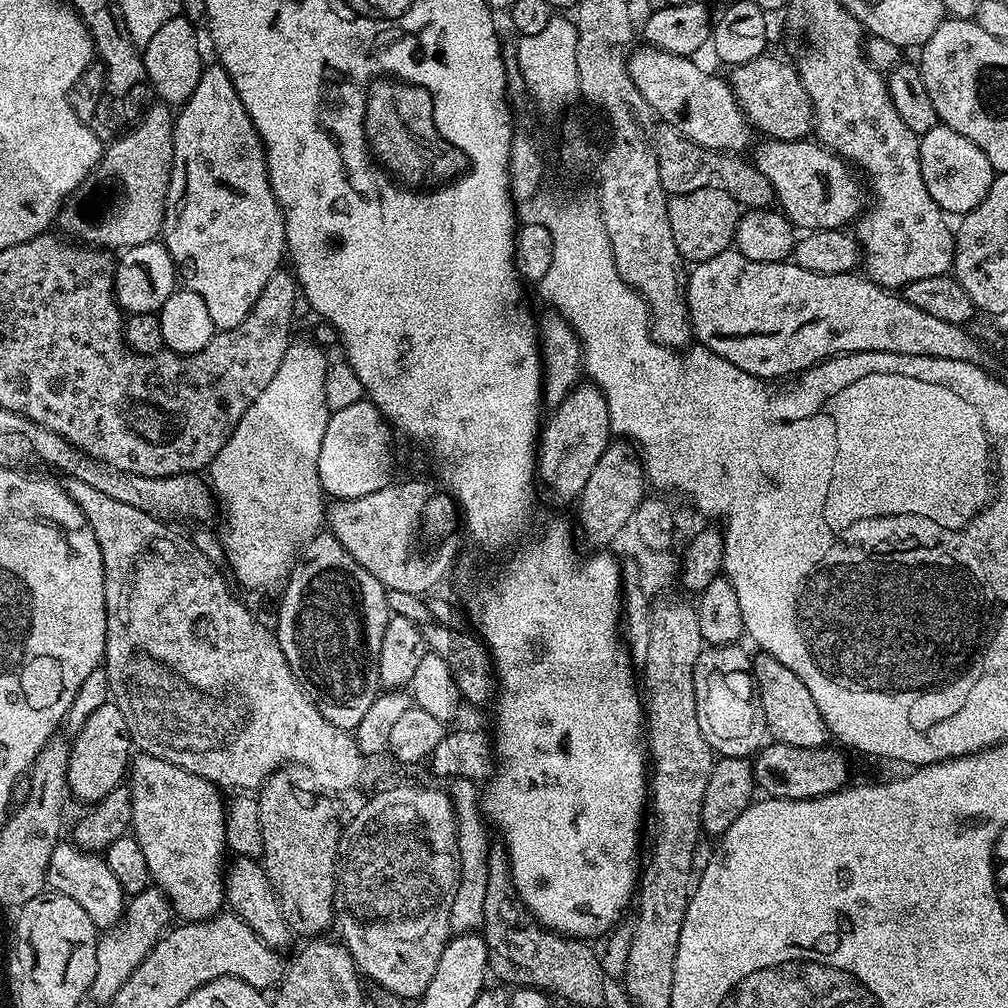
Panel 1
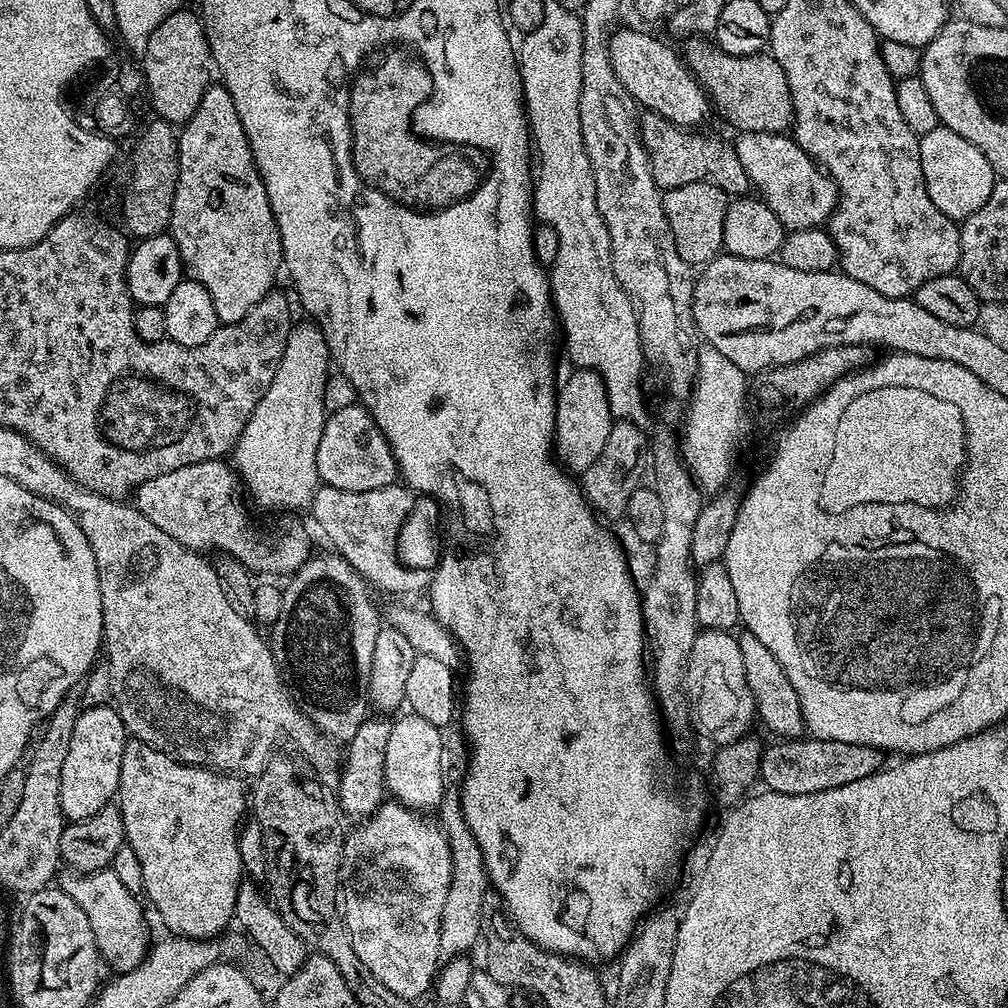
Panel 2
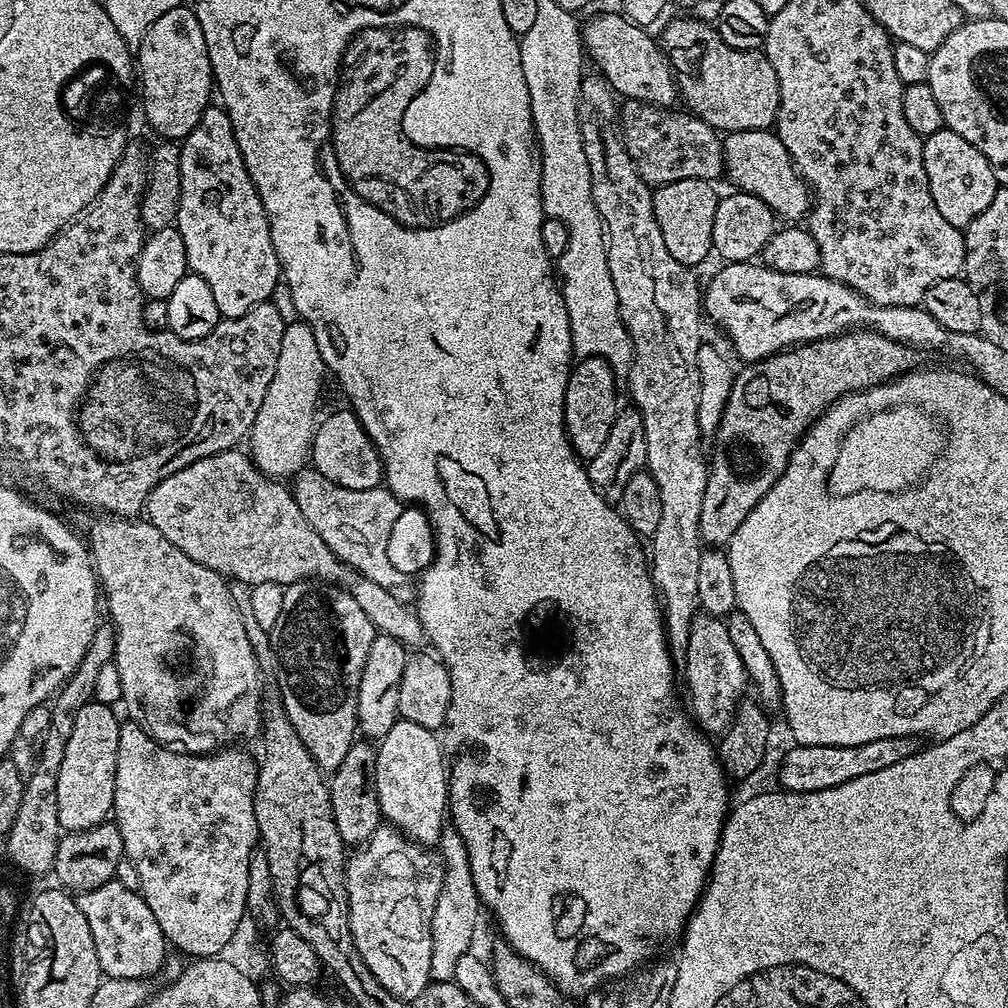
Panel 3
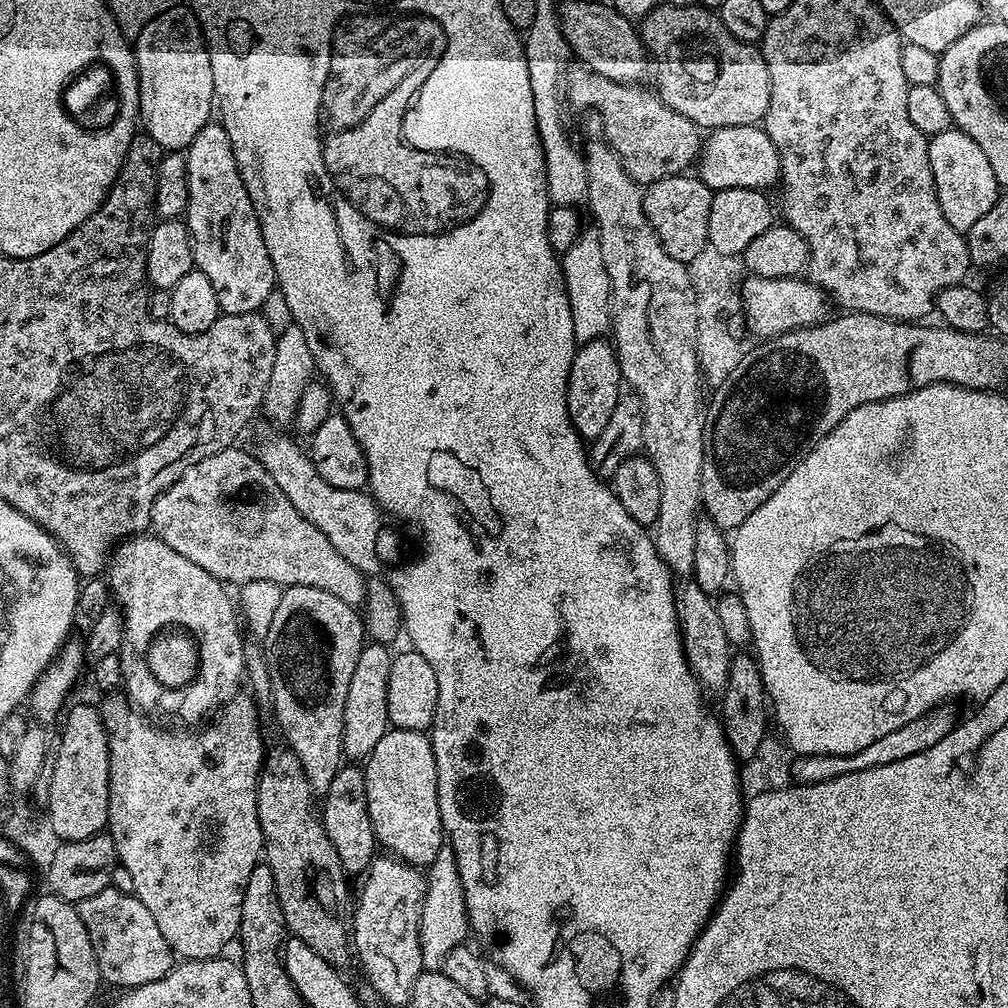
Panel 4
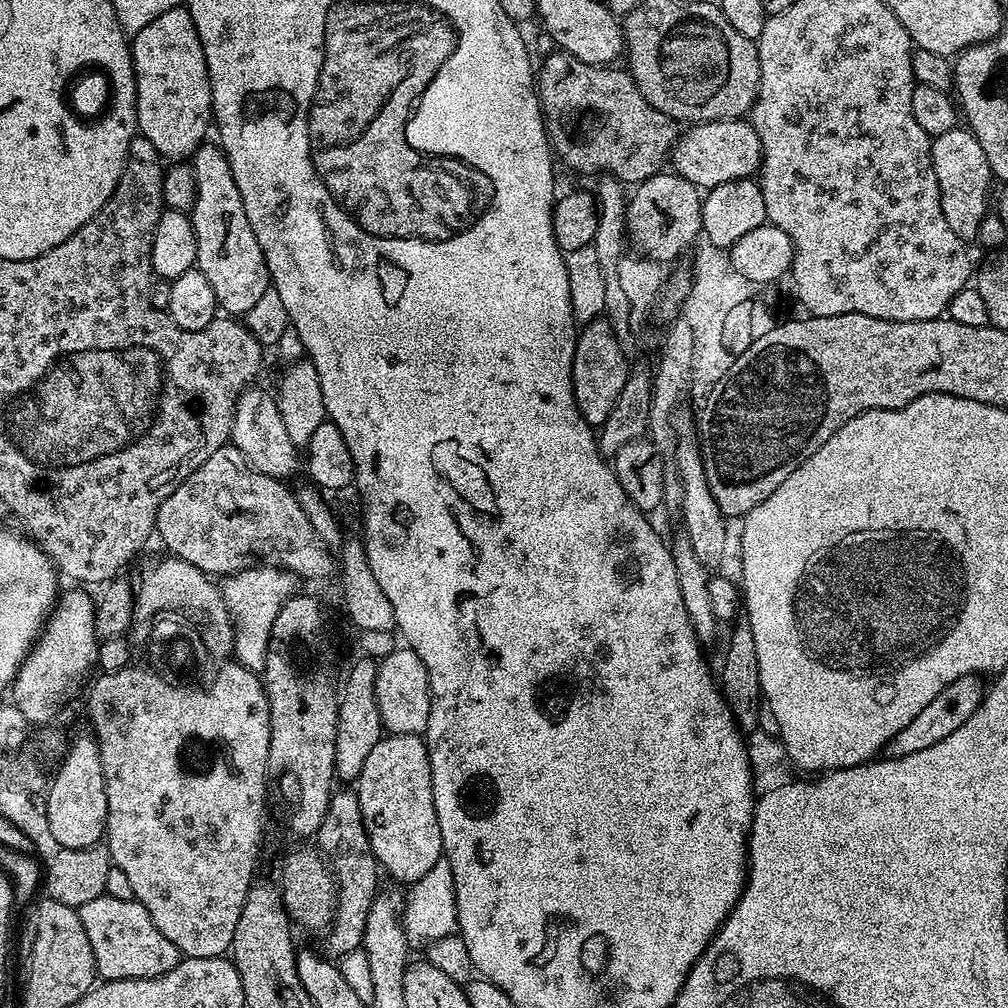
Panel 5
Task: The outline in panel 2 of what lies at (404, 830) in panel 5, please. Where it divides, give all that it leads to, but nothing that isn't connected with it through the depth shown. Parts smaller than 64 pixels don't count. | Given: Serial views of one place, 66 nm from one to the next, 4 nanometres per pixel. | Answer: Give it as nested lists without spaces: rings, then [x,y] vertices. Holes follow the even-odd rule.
[[[405,714],[401,720],[392,720],[390,738],[386,742],[384,786],[397,804],[406,804],[417,810],[436,810],[446,787],[444,780],[444,735],[434,722]]]

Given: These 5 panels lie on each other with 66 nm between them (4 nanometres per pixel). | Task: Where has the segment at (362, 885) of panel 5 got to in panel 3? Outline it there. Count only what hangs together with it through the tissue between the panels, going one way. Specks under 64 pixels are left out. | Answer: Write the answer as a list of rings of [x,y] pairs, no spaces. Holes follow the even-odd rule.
[[[372,742],[352,744],[350,750],[346,750],[346,758],[342,758],[342,762],[330,776],[328,793],[334,814],[334,826],[338,826],[338,834],[348,846],[364,844],[382,824],[376,793],[376,749],[377,745]]]

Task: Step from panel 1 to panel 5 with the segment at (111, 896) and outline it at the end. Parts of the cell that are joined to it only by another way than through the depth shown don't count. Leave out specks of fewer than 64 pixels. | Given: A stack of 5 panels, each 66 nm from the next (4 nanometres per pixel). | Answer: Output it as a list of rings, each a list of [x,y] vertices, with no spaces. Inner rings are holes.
[[[105,894],[94,898],[94,902],[86,902],[86,906],[78,911],[82,918],[82,927],[86,930],[86,938],[90,938],[90,950],[94,950],[96,974],[101,981],[158,978],[180,964],[182,957],[174,942],[170,942],[170,938],[166,938],[166,934],[162,934],[162,930],[154,926],[150,914],[146,914],[146,906],[142,906],[135,898],[123,900],[110,898]]]

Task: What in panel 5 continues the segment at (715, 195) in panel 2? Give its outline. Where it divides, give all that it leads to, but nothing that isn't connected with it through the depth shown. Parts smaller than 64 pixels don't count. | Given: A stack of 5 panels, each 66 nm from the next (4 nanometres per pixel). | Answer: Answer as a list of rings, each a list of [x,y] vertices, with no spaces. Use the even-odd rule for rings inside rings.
[[[662,170],[635,185],[628,200],[628,239],[649,260],[665,262],[693,247],[702,236],[701,189],[674,170]]]

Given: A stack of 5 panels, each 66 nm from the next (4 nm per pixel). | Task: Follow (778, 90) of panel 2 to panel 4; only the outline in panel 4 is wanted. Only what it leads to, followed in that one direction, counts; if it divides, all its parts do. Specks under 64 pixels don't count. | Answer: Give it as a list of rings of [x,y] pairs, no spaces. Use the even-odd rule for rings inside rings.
[[[671,2],[661,3],[660,7],[649,12],[647,16],[639,21],[638,31],[641,40],[644,41],[644,47],[651,59],[654,61],[654,80],[656,76],[656,85],[654,91],[670,110],[678,110],[682,118],[690,118],[702,130],[711,130],[713,128],[725,128],[726,126],[746,126],[747,124],[760,124],[766,114],[766,106],[770,106],[770,70],[766,70],[766,58],[763,51],[757,45],[747,44],[741,40],[735,40],[722,26],[719,15],[715,11],[709,10],[703,6],[697,6],[695,3],[690,6],[674,6]]]

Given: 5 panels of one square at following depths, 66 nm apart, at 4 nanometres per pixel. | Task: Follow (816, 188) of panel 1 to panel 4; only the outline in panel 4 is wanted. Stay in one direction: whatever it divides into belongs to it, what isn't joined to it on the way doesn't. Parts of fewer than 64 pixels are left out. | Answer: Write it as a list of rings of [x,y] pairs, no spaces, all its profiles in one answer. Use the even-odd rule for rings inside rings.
[[[760,124],[713,128],[707,133],[698,157],[698,175],[706,187],[768,190],[780,179],[780,155]]]

